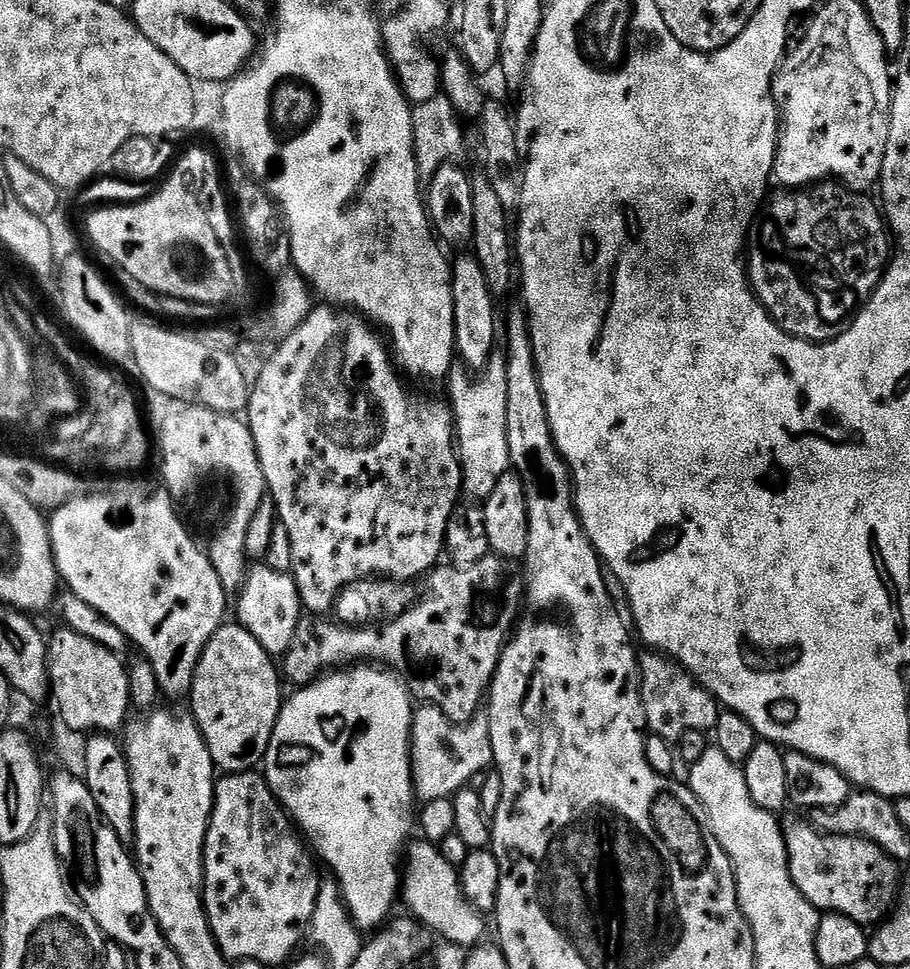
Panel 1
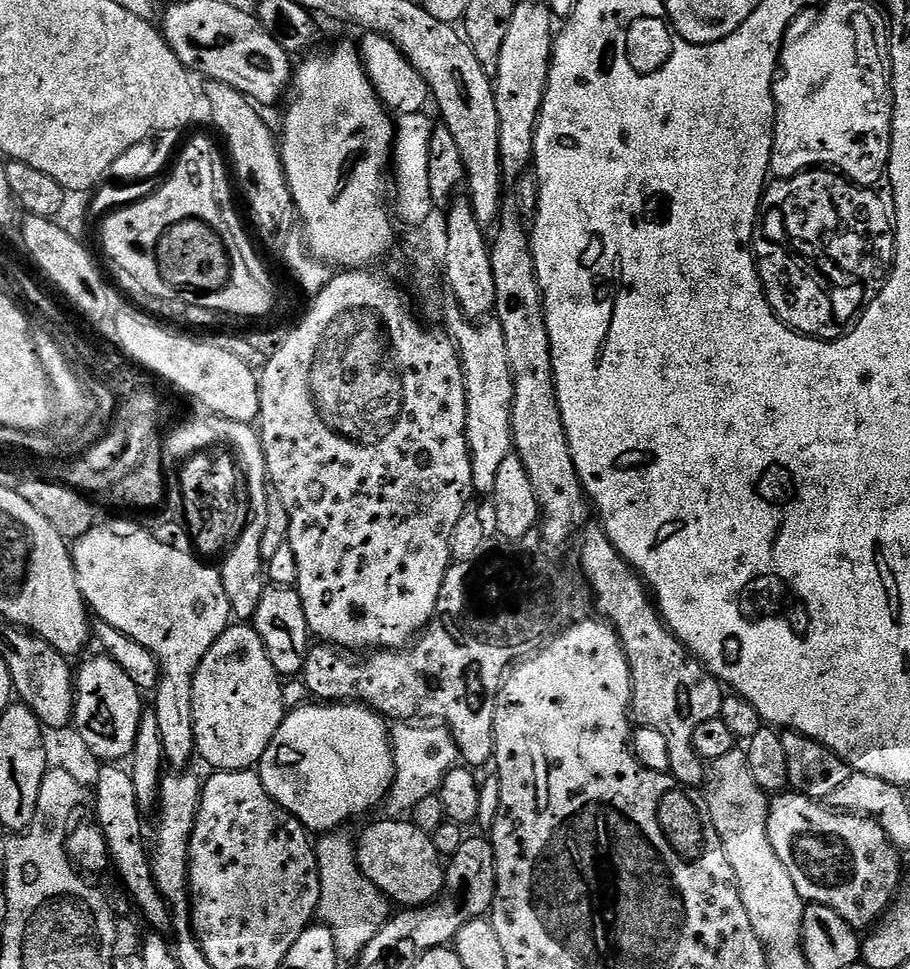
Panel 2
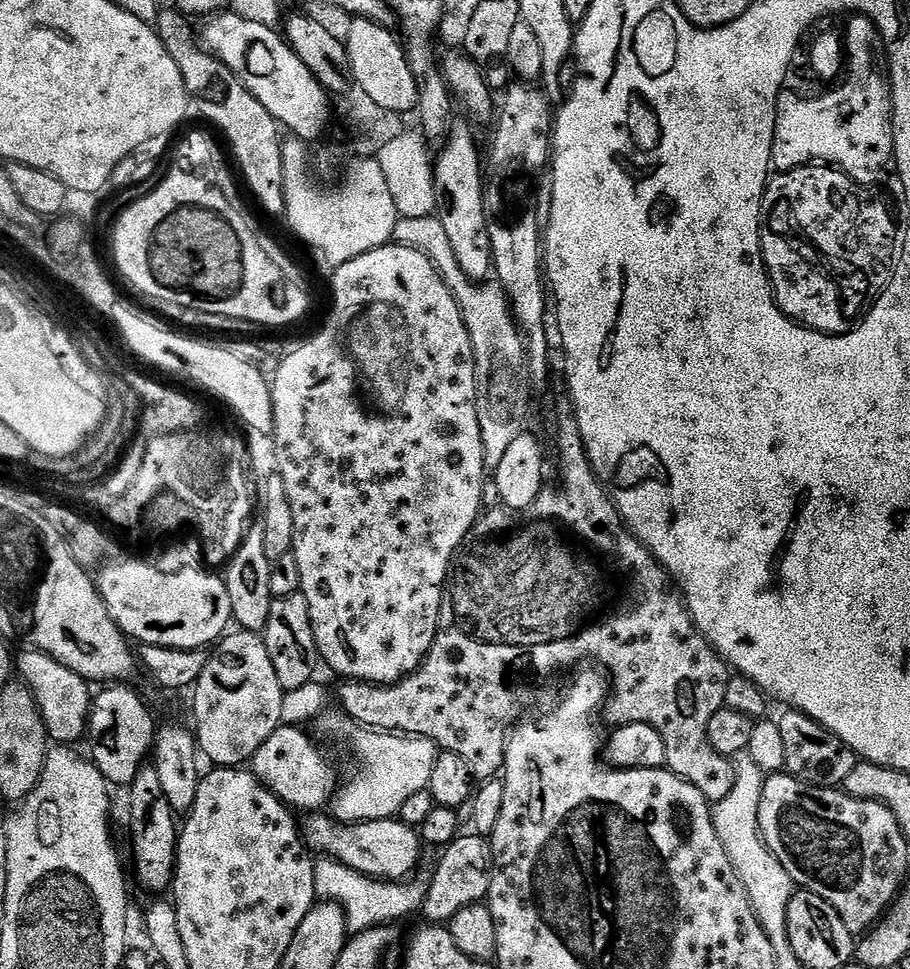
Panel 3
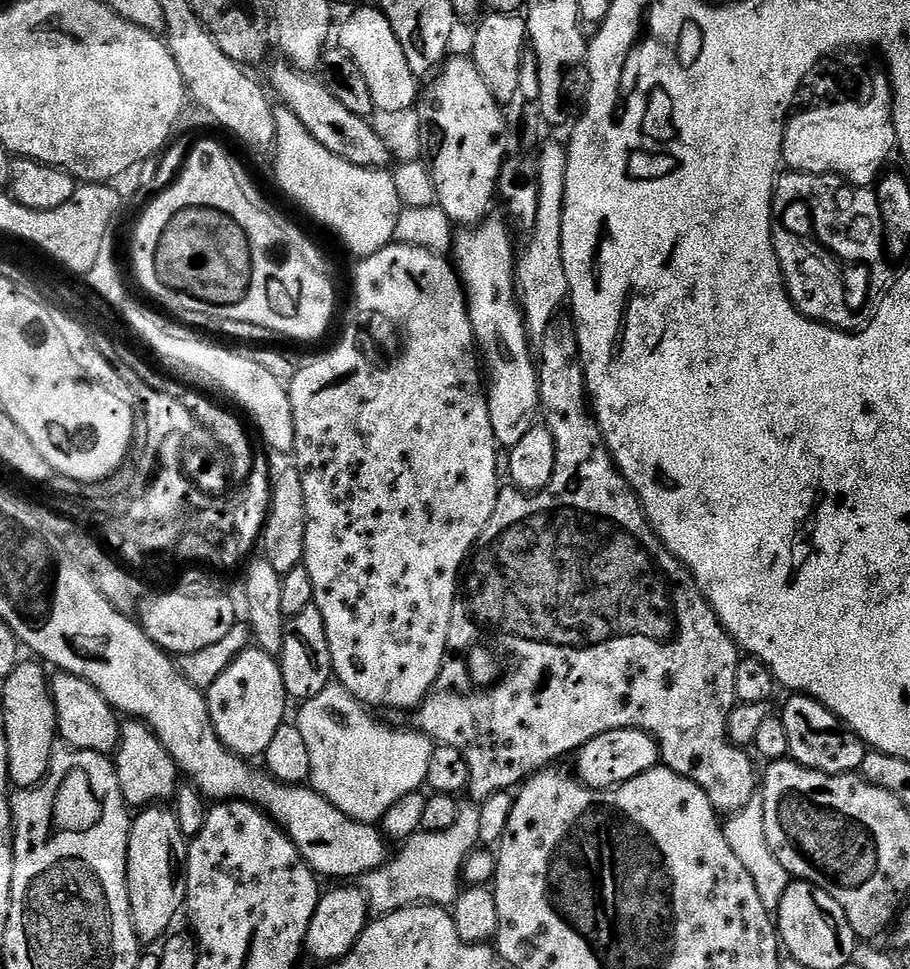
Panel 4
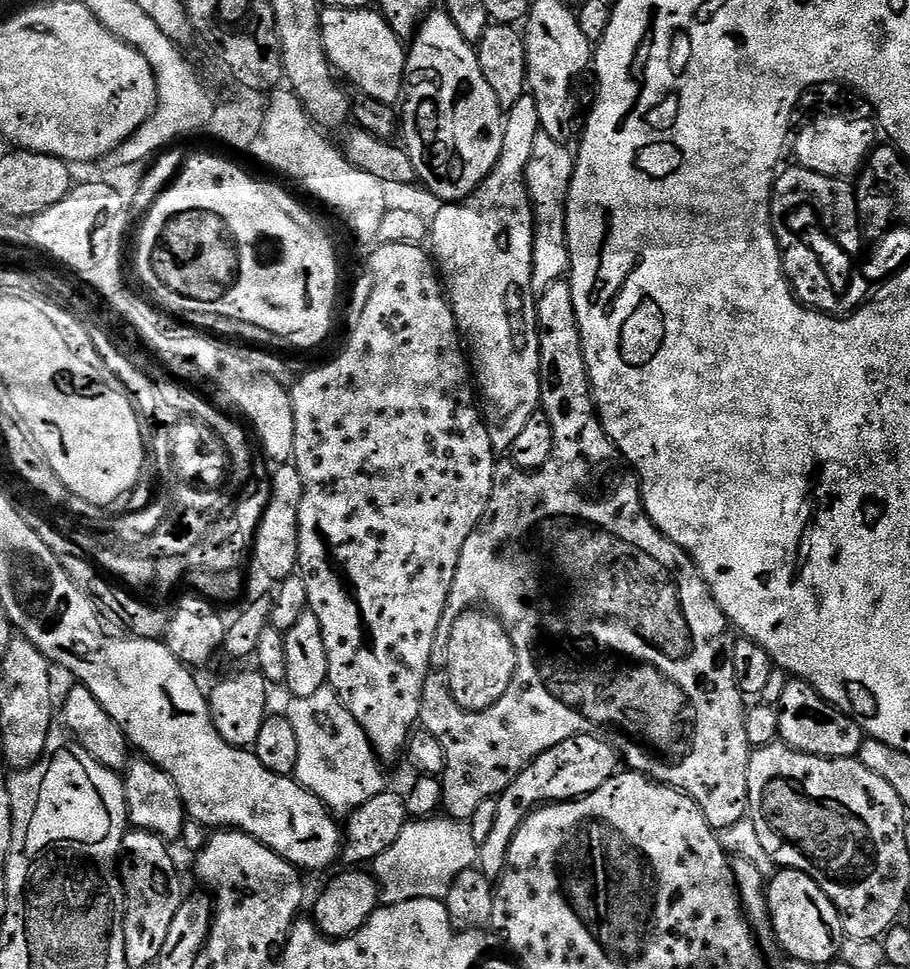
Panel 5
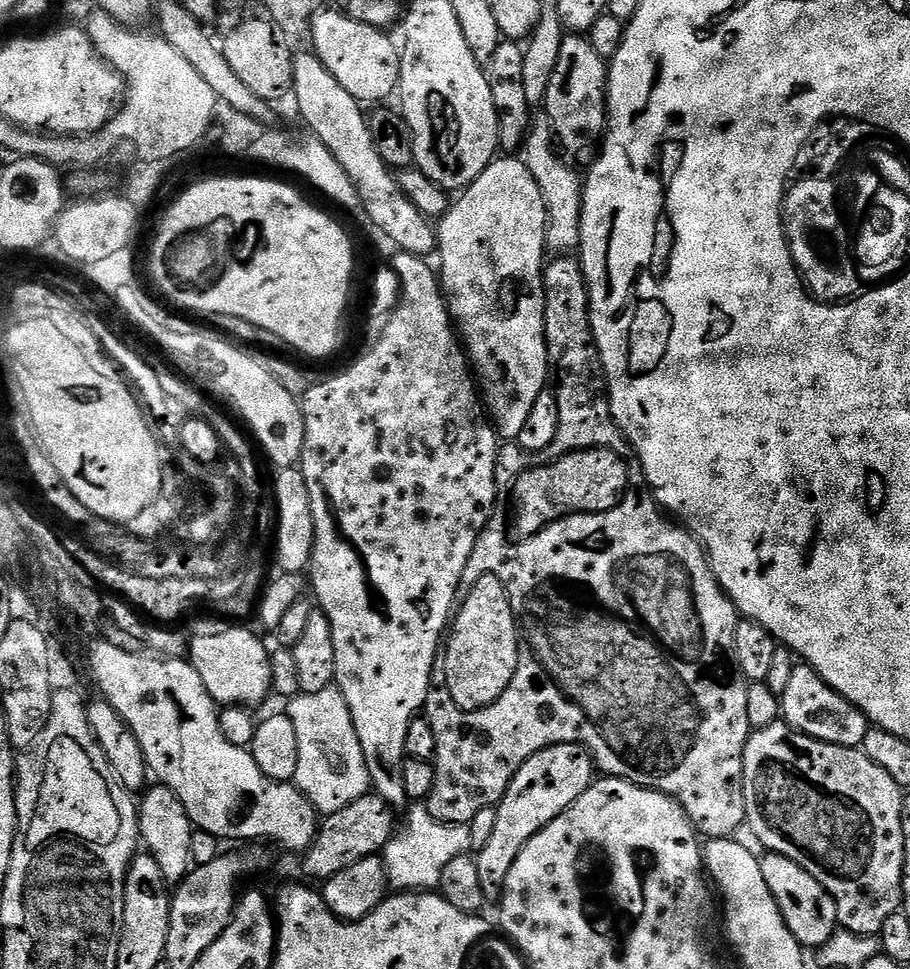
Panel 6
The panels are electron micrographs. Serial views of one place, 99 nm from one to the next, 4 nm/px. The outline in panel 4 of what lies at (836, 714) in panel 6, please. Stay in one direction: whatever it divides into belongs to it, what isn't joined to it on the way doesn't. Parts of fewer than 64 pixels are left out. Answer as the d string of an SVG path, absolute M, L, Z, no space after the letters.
M792 694L779 713L782 726L786 726L788 756L810 770L825 772L831 776L846 776L859 773L862 762L868 757L869 749L861 736L848 731L840 719L829 708L822 706L809 696Z

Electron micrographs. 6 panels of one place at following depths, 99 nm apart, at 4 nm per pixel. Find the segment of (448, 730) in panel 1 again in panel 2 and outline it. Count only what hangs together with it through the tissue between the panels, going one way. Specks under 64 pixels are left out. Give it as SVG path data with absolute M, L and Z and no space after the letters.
M400 722L391 729L390 735L392 757L396 763L390 800L396 804L413 805L422 798L437 795L445 774L458 764L456 739L451 732L436 722Z

